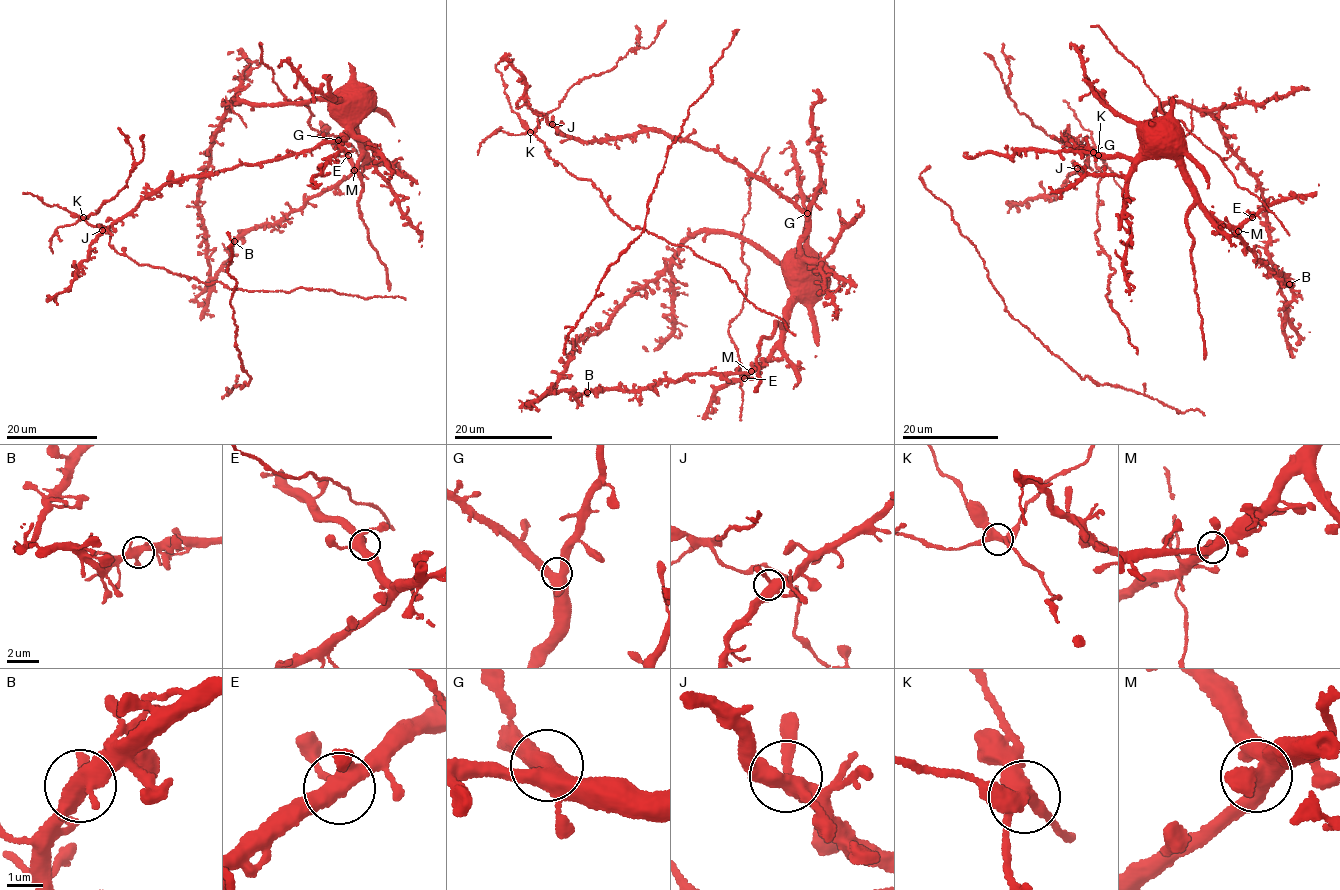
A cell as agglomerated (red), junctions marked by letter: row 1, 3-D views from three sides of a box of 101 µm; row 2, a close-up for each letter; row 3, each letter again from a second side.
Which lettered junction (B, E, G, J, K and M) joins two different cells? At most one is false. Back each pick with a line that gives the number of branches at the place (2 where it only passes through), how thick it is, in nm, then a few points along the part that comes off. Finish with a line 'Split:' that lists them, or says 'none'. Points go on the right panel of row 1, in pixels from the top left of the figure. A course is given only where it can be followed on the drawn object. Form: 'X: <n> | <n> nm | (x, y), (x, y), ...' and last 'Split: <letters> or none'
K: 4 | 420 nm | (1098, 155), (1055, 139), (1020, 113), (993, 59), (984, 53)
Split: K

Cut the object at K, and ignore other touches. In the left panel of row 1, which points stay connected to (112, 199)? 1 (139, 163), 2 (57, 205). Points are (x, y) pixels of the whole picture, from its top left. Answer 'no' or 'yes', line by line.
1: yes
2: no

